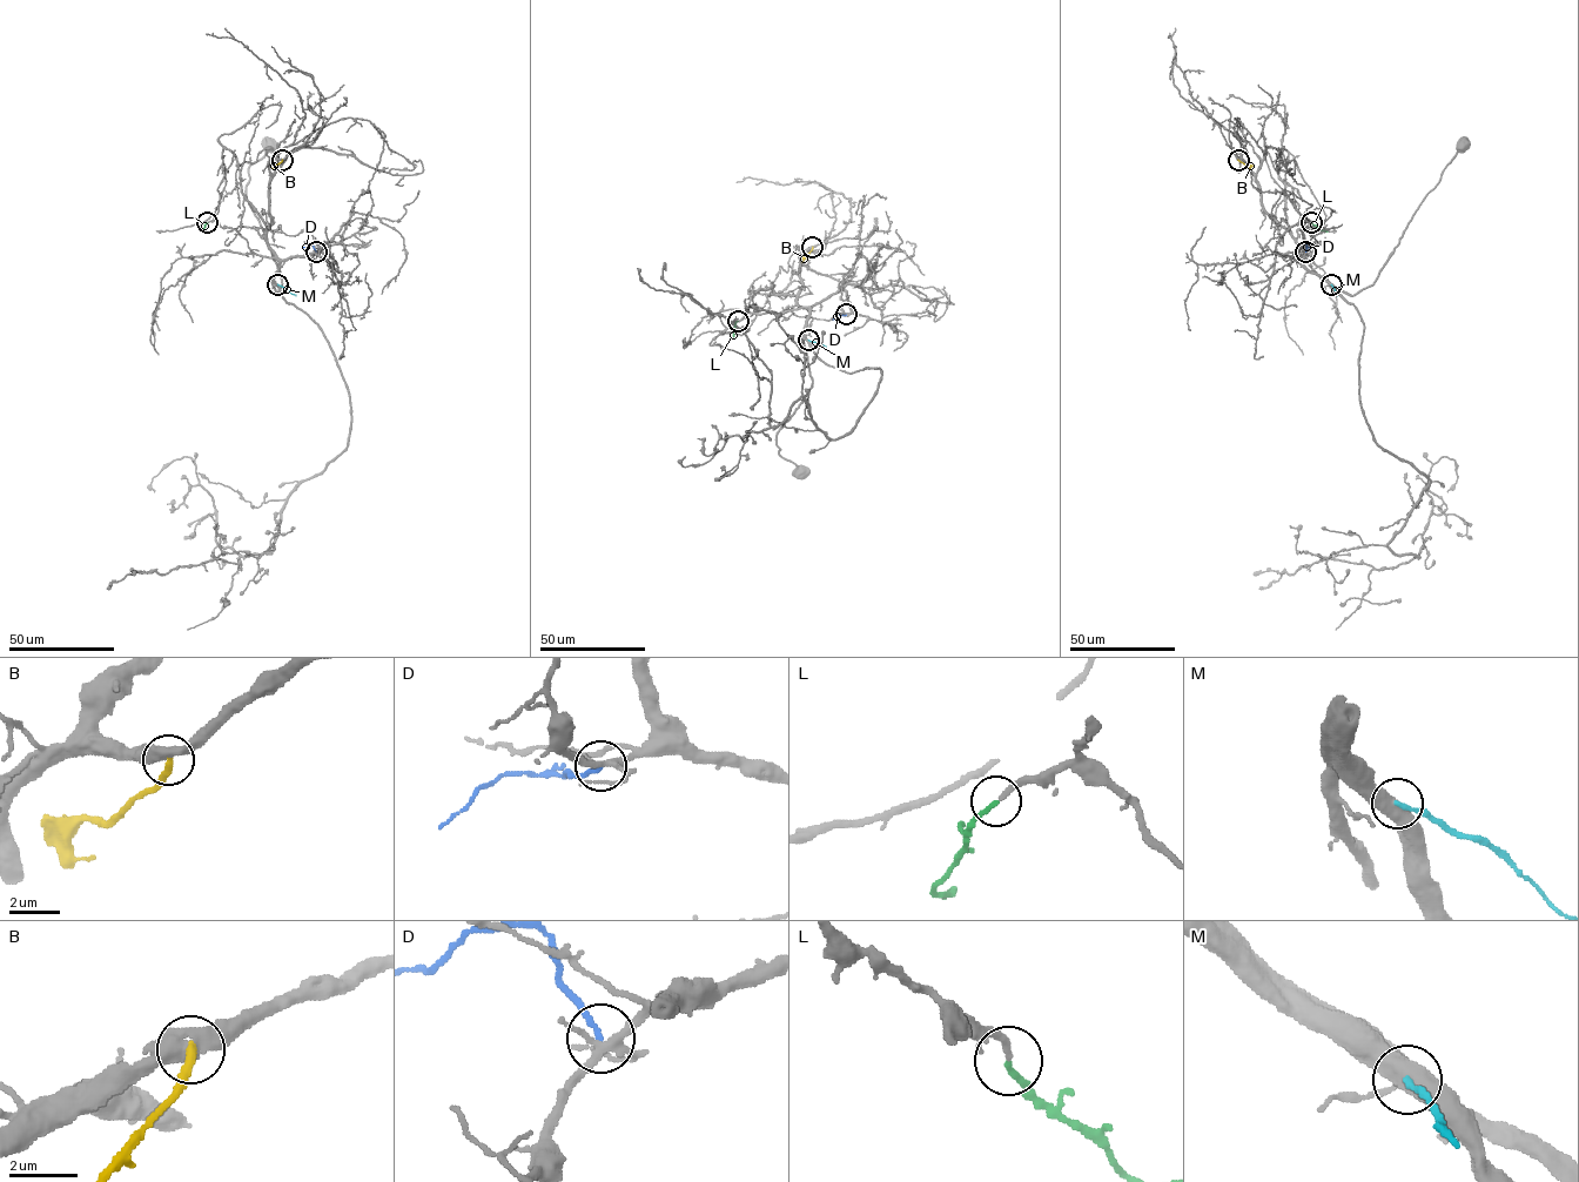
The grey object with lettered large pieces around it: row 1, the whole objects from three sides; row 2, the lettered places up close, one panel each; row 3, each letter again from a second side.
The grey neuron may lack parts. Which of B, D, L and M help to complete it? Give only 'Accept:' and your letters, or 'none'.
Accept: L

